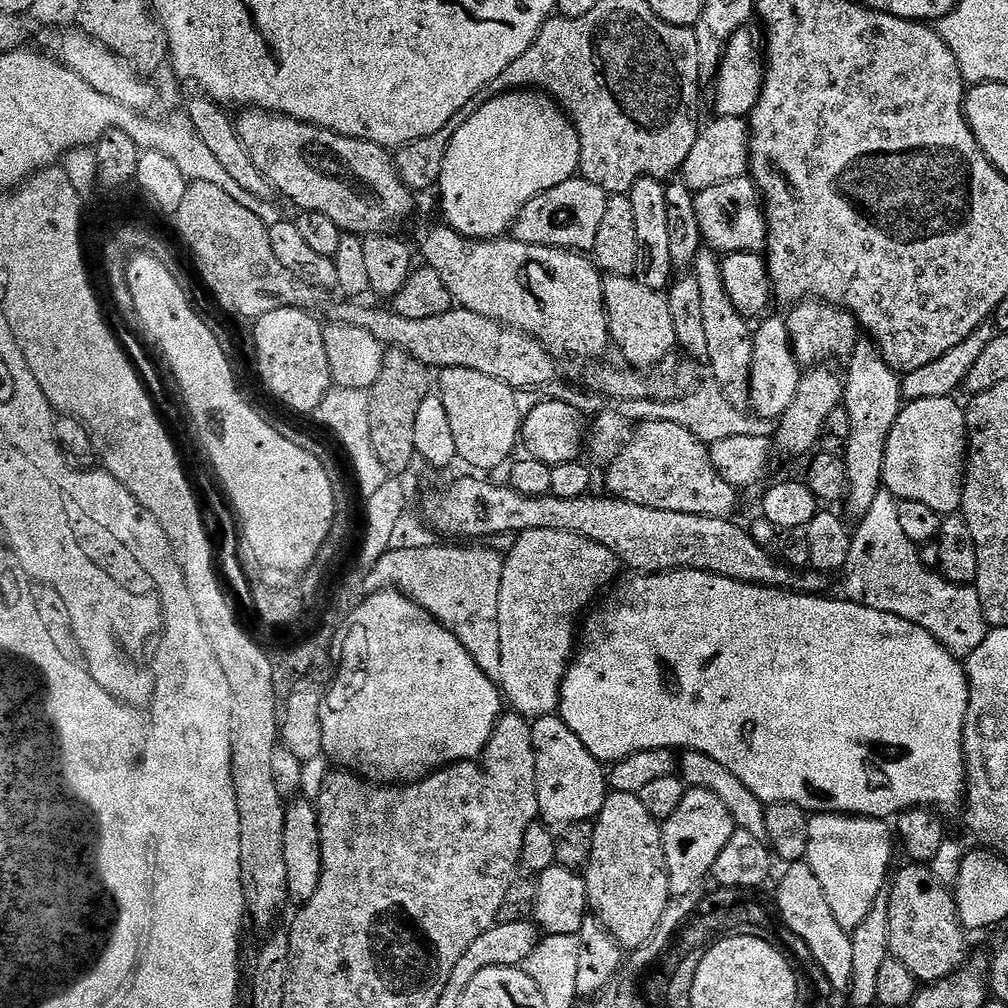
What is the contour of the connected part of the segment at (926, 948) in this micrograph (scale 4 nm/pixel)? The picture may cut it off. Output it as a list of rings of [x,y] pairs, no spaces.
[[[911,862],[905,865],[896,877],[891,877],[886,892],[888,951],[916,976],[917,981],[930,985],[955,975],[964,967],[969,955],[968,944],[964,941],[966,929],[960,922],[956,898],[949,885],[938,882],[931,867]]]

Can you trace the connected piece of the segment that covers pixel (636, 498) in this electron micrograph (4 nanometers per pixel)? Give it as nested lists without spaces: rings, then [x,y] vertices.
[[[672,422],[637,423],[628,443],[607,465],[606,472],[607,491],[638,506],[723,520],[735,517],[737,489],[718,474],[709,445]]]

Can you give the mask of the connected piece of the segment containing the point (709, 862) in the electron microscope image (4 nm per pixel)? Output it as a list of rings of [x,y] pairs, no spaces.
[[[688,788],[685,791],[682,806],[678,806],[678,810],[674,810],[674,814],[670,814],[670,818],[663,821],[660,829],[664,839],[664,857],[673,897],[697,891],[701,887],[699,884],[704,879],[706,881],[709,879],[714,862],[718,862],[718,854],[722,854],[722,850],[726,850],[726,842],[730,842],[732,833],[735,831],[737,831],[736,821],[730,814],[728,804],[722,802],[722,798],[718,798],[718,794],[705,788]]]

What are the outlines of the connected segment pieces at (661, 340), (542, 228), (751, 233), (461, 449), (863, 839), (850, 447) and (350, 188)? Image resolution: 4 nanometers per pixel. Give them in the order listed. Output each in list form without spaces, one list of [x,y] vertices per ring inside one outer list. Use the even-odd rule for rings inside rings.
[[[608,276],[604,282],[604,308],[608,311],[608,330],[613,345],[620,347],[627,363],[637,370],[652,370],[672,348],[677,347],[674,321],[670,319],[668,297],[650,290],[631,276]]]
[[[573,178],[530,198],[526,206],[516,217],[514,225],[514,239],[523,244],[534,246],[546,246],[547,248],[565,248],[568,252],[581,254],[591,253],[594,242],[598,239],[598,229],[604,213],[609,193],[602,190],[602,186],[594,186],[594,182],[583,178]]]
[[[745,174],[718,182],[718,186],[710,186],[706,190],[695,193],[696,217],[700,227],[703,243],[717,254],[729,252],[765,251],[768,243],[768,218],[762,203],[760,189],[756,187],[751,175]]]
[[[445,368],[439,376],[438,395],[446,406],[446,418],[450,418],[450,434],[454,434],[457,457],[472,468],[485,470],[509,463],[522,436],[522,408],[520,412],[514,389],[498,382],[498,378],[478,374],[478,370]]]
[[[817,813],[810,818],[810,846],[806,862],[826,890],[835,920],[853,932],[862,924],[888,882],[894,836],[887,821],[850,814]]]
[[[862,338],[856,343],[847,364],[848,376],[846,372],[843,377],[842,406],[850,418],[850,438],[842,459],[848,471],[846,505],[853,521],[859,522],[868,513],[870,506],[874,506],[874,498],[878,498],[882,491],[886,442],[902,407],[901,377],[886,363],[884,355],[871,338]]]
[[[244,110],[239,113],[238,119],[235,121],[236,133],[242,138],[242,146],[246,146],[246,150],[250,154],[250,158],[254,162],[254,166],[258,166],[261,174],[271,182],[273,189],[277,193],[280,192],[288,200],[293,200],[297,204],[297,209],[305,212],[317,212],[318,214],[326,214],[326,218],[331,218],[338,227],[348,234],[392,234],[400,228],[412,216],[412,211],[416,208],[417,197],[411,188],[408,188],[402,182],[402,178],[396,169],[396,162],[393,153],[389,149],[384,148],[381,144],[375,144],[369,140],[356,140],[352,136],[343,136],[337,132],[331,132],[329,128],[320,128],[316,124],[306,124],[303,120],[296,120],[293,116],[281,116],[278,112],[265,112],[263,110]]]

